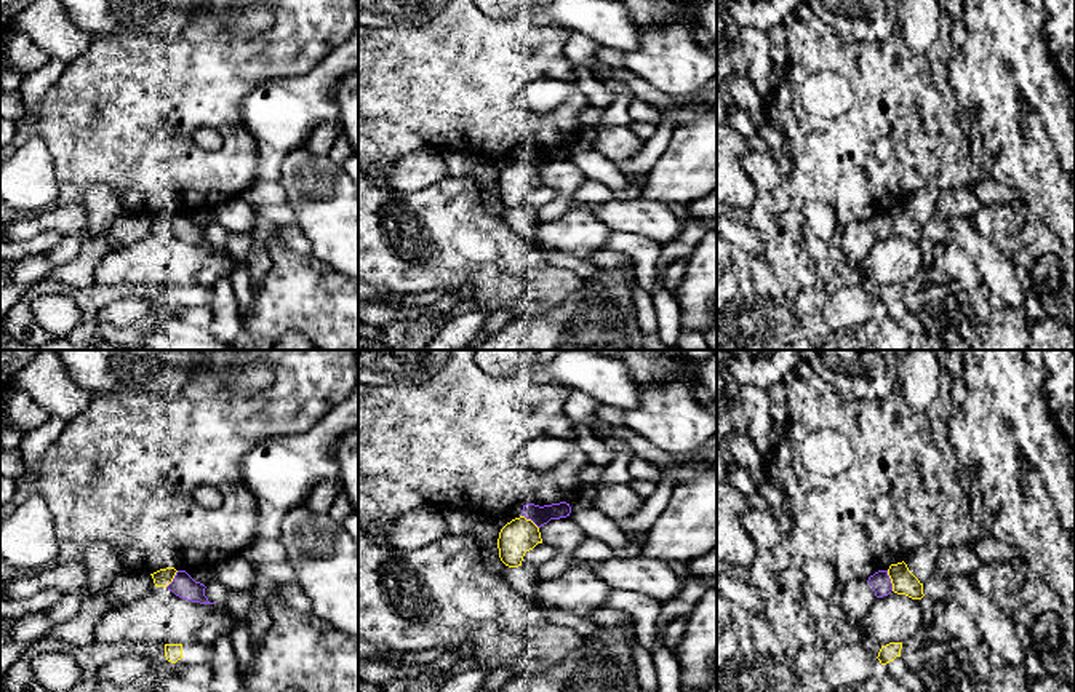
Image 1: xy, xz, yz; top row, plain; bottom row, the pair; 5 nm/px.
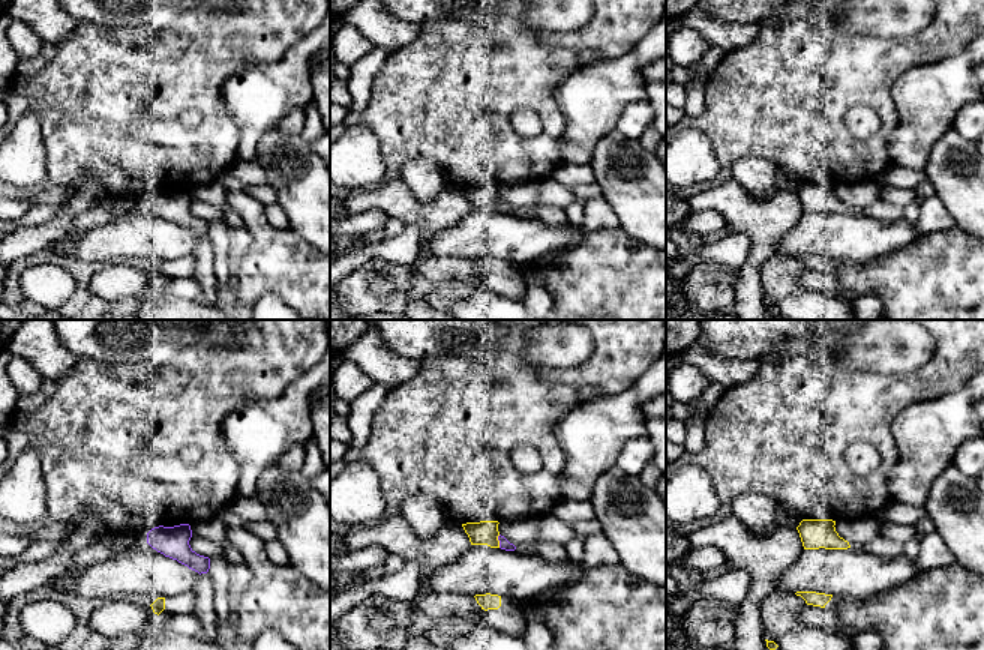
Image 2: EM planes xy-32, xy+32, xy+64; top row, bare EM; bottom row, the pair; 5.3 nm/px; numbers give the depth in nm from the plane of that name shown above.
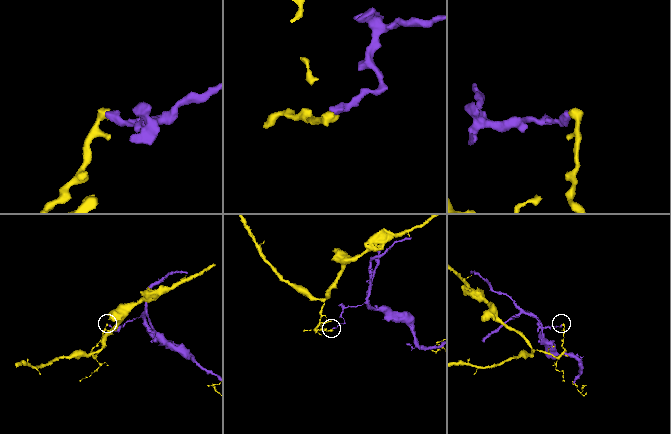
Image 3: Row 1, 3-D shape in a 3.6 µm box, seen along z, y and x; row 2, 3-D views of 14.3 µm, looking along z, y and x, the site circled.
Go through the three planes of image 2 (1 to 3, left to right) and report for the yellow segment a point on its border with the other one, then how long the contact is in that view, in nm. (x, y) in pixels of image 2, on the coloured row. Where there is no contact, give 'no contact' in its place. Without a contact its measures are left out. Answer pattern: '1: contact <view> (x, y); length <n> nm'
1: no contact
2: contact xy+32 (498, 539); length 70 nm
3: no contact

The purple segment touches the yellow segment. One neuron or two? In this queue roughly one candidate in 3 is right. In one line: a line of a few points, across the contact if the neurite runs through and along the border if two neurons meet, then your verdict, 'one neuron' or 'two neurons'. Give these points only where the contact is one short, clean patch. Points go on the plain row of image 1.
two neurons

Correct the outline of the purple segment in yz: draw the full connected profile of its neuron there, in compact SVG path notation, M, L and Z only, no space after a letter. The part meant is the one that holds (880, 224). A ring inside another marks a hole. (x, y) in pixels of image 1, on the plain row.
M878 213L867 222L875 233L877 240L888 238L893 233L893 225L888 217L888 213Z

